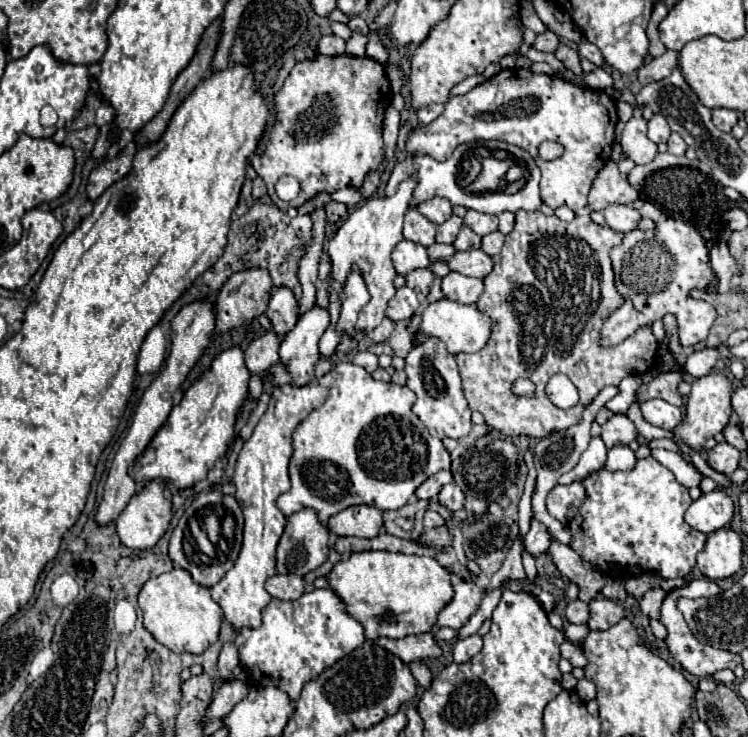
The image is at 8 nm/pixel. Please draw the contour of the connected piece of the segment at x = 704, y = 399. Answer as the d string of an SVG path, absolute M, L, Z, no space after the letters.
M710 372L698 380L694 380L692 384L692 392L688 394L688 402L686 402L686 416L684 420L672 430L672 440L676 444L684 444L690 450L698 452L704 448L704 442L708 438L714 438L718 432L724 430L724 426L730 420L732 414L732 406L730 406L730 396L732 396L732 384L726 376L722 376L720 372Z

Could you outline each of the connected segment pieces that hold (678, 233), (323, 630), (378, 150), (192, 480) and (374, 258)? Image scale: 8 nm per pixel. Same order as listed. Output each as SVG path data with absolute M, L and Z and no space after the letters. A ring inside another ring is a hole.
M666 218L656 222L652 230L636 228L624 236L620 246L612 248L610 258L616 272L616 288L626 302L604 322L602 346L614 346L666 314L678 318L682 346L696 346L706 340L716 320L716 310L704 300L690 298L688 292L694 288L704 290L716 274L712 272L704 238L692 224Z
M324 588L304 592L292 602L270 600L262 610L260 628L240 628L234 646L238 648L240 662L250 672L252 684L270 686L272 682L296 702L306 682L316 680L342 656L362 646L364 640L362 624L346 614L344 602L330 588Z
M314 56L298 60L296 66L290 70L288 78L284 80L284 86L274 96L274 124L270 128L270 138L266 142L266 148L262 154L254 154L250 158L254 170L268 186L268 196L272 202L282 208L300 208L308 200L312 200L318 192L334 194L336 190L344 186L360 188L364 184L364 178L374 172L380 162L384 160L384 148L382 148L382 120L386 104L392 102L392 88L390 80L386 76L386 70L376 60L370 60L368 56L356 58L356 56ZM282 174L290 174L300 182L300 194L294 202L282 202L274 186Z
M238 346L220 352L212 360L212 366L184 390L180 404L172 408L172 414L164 426L152 438L146 452L138 458L154 462L136 466L132 474L134 480L164 480L172 482L178 490L192 488L196 482L204 480L216 460L228 450L228 440L234 436L240 406L248 398L248 380L250 372L244 364L244 352Z
M407 179L406 182L398 184L396 194L390 198L374 196L374 198L364 200L360 206L350 210L348 218L344 220L344 224L340 226L336 236L330 240L328 252L332 258L334 282L344 284L346 276L350 276L350 268L356 264L358 270L362 272L362 278L366 280L366 288L370 292L370 302L358 314L358 322L354 326L354 328L358 328L358 332L374 330L384 318L384 310L386 310L388 300L396 294L396 288L394 288L396 270L392 266L390 254L392 254L394 246L402 240L402 222L404 222L406 210L410 208L408 202L412 198L414 186L416 184L412 182L412 179Z

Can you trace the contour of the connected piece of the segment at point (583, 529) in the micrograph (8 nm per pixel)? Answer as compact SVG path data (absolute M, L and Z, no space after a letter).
M652 456L638 460L630 472L608 472L598 470L584 478L586 500L582 502L578 514L570 522L572 532L572 550L576 550L584 560L592 562L602 574L612 578L628 578L634 574L658 572L664 578L684 578L692 572L698 552L704 548L706 534L692 530L684 522L684 512L692 504L688 488L674 480L674 474L668 468L662 468Z

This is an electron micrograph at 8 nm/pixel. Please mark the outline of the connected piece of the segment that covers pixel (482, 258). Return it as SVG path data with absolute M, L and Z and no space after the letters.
M466 250L466 252L456 252L448 262L448 268L464 276L484 278L486 274L492 272L492 260L482 250Z

